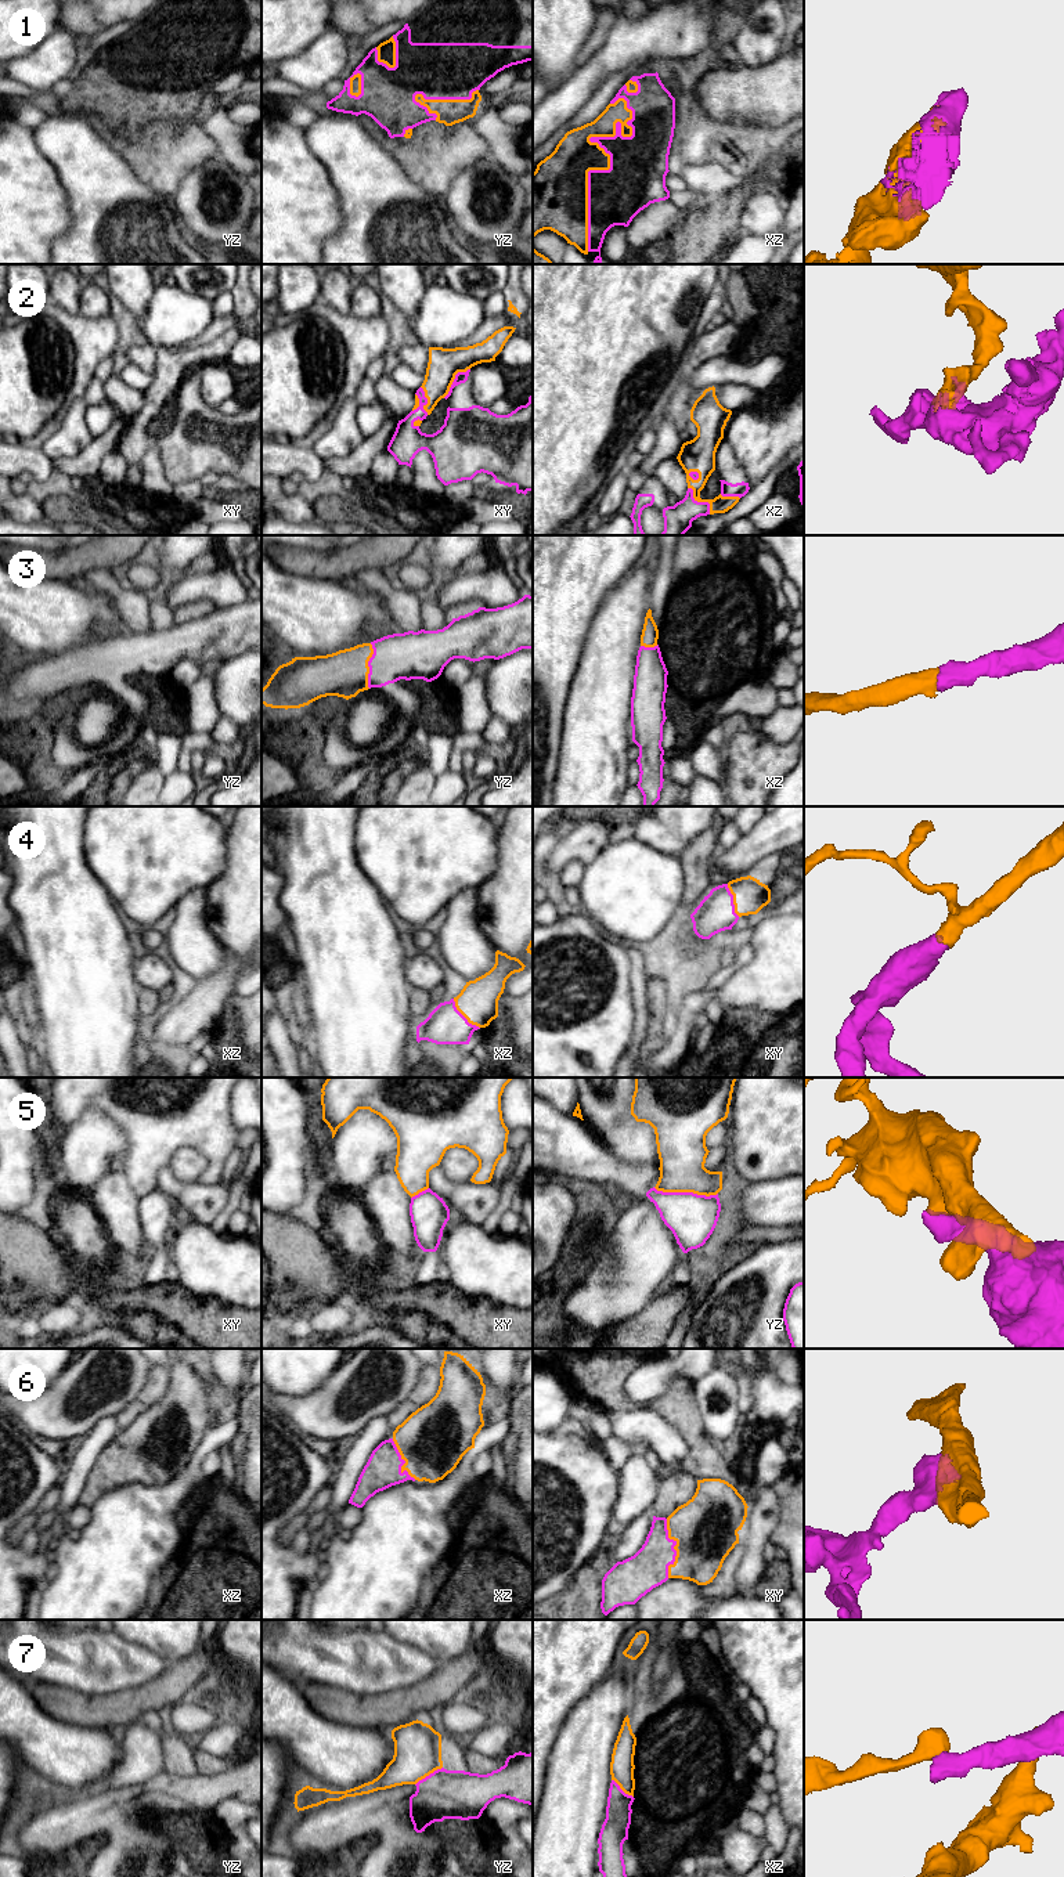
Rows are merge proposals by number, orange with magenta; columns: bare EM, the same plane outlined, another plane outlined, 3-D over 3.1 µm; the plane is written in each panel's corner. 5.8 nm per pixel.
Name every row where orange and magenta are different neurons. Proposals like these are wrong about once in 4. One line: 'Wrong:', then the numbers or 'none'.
Wrong: 5, 7

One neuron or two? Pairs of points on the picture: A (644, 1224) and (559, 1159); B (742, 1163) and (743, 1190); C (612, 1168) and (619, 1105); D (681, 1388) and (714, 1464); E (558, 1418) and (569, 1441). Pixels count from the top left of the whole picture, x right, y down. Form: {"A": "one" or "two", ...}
{"A": "two", "B": "two", "C": "two", "D": "one", "E": "two"}

